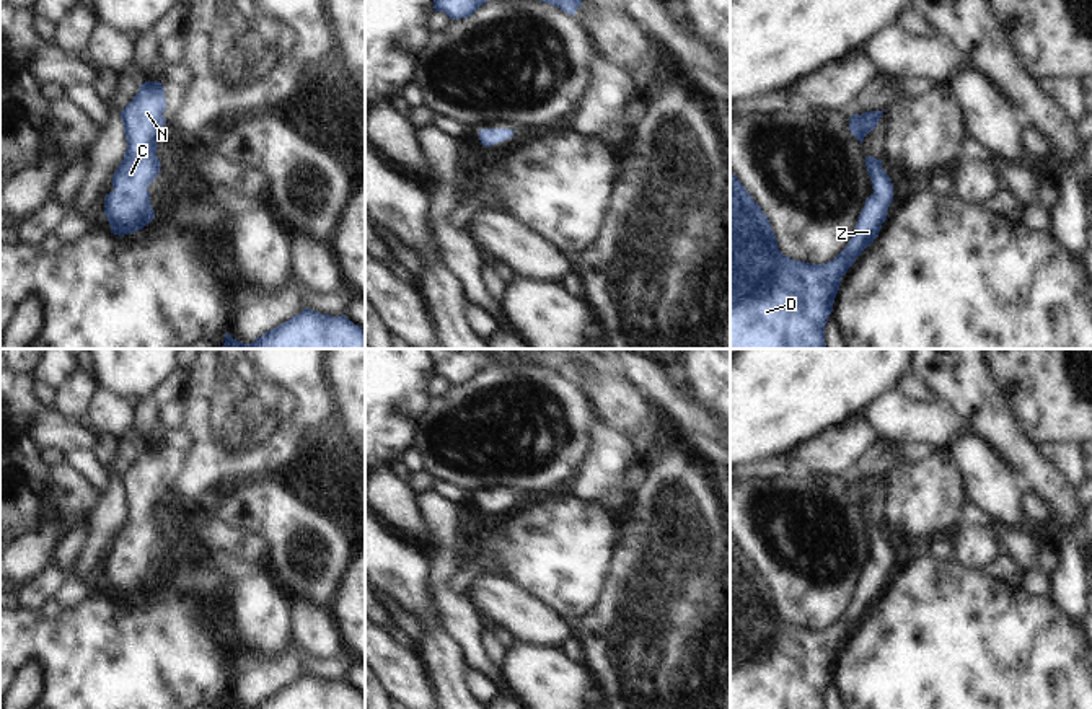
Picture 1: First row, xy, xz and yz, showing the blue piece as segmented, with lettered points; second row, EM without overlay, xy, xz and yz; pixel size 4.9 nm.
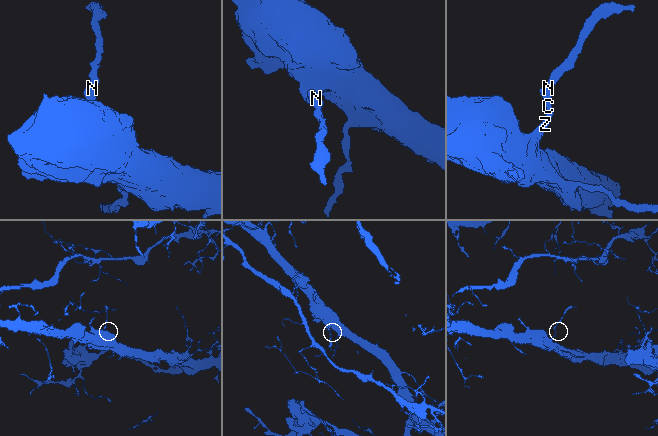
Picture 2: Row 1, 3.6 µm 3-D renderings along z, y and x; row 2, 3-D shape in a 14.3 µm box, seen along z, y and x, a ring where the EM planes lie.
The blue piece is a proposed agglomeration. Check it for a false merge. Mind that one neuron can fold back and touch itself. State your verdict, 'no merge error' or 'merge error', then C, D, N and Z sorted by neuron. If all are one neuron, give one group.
no merge error | C D N Z

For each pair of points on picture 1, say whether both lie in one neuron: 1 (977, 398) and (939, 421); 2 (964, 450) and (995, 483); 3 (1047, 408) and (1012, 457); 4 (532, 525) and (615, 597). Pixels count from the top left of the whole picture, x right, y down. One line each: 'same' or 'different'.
1: different
2: same
3: different
4: different

